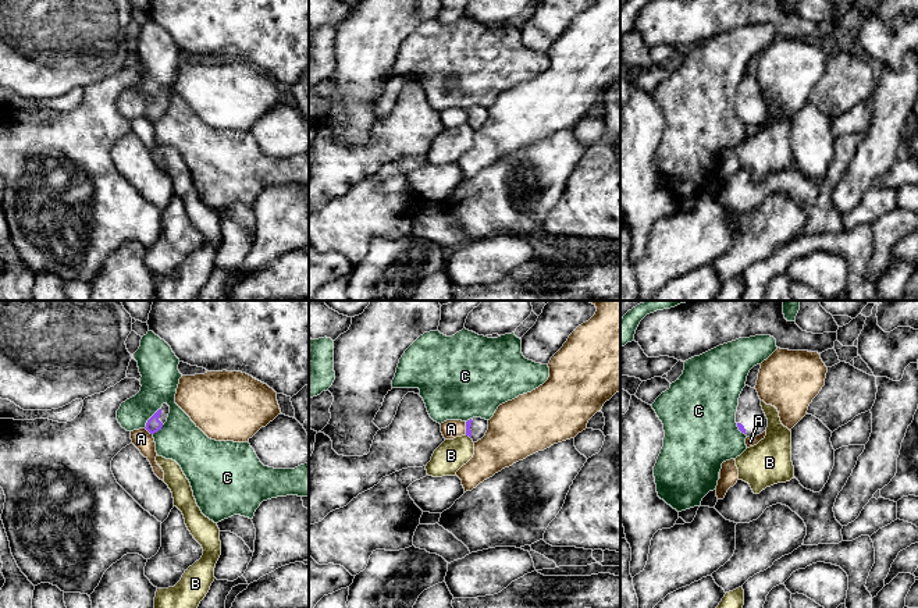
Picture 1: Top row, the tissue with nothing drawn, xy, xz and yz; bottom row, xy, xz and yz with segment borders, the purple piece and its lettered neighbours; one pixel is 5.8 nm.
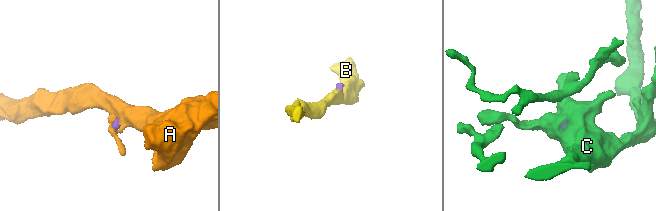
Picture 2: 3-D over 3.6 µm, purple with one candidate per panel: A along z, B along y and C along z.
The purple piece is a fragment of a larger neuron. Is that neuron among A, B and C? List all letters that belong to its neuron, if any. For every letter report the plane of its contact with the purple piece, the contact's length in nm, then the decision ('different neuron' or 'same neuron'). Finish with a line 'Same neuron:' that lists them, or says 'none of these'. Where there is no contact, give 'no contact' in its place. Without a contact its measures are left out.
A: contact in xy; length 60 nm; different neuron
B: contact in xz; length 50 nm; different neuron
C: contact in xy; length 160 nm; different neuron
Same neuron: none of these

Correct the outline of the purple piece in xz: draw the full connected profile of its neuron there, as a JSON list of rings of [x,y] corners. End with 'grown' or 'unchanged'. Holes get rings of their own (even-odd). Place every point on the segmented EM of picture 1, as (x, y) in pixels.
[[[473,417],[466,422],[466,435],[469,435],[473,442],[481,440],[488,430],[488,420],[481,417]]]; grown

